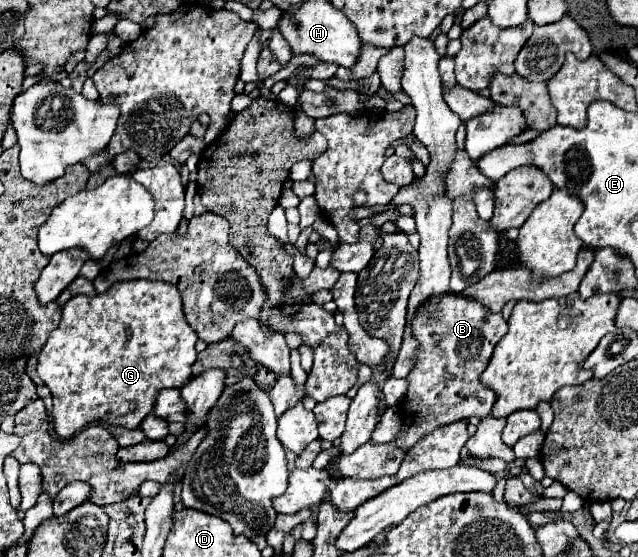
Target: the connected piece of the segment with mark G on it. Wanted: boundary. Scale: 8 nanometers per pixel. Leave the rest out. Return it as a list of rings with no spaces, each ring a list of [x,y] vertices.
[[[127,280],[127,282],[117,282],[113,284],[107,292],[97,294],[97,296],[73,296],[69,300],[69,304],[63,306],[63,314],[61,314],[61,322],[57,326],[57,330],[53,330],[43,346],[43,350],[39,352],[39,364],[37,364],[37,376],[45,382],[45,386],[51,390],[53,396],[53,412],[51,412],[51,422],[53,428],[57,432],[59,438],[71,438],[75,432],[79,432],[81,428],[89,426],[89,424],[115,424],[115,426],[125,426],[125,428],[137,428],[141,424],[141,420],[151,414],[153,410],[153,400],[157,396],[157,392],[161,388],[181,388],[183,384],[187,384],[191,380],[191,366],[197,360],[197,352],[195,352],[195,342],[197,342],[197,334],[193,332],[193,328],[189,328],[185,316],[183,316],[183,308],[181,308],[181,296],[177,294],[177,288],[169,282],[149,282],[149,280]]]

